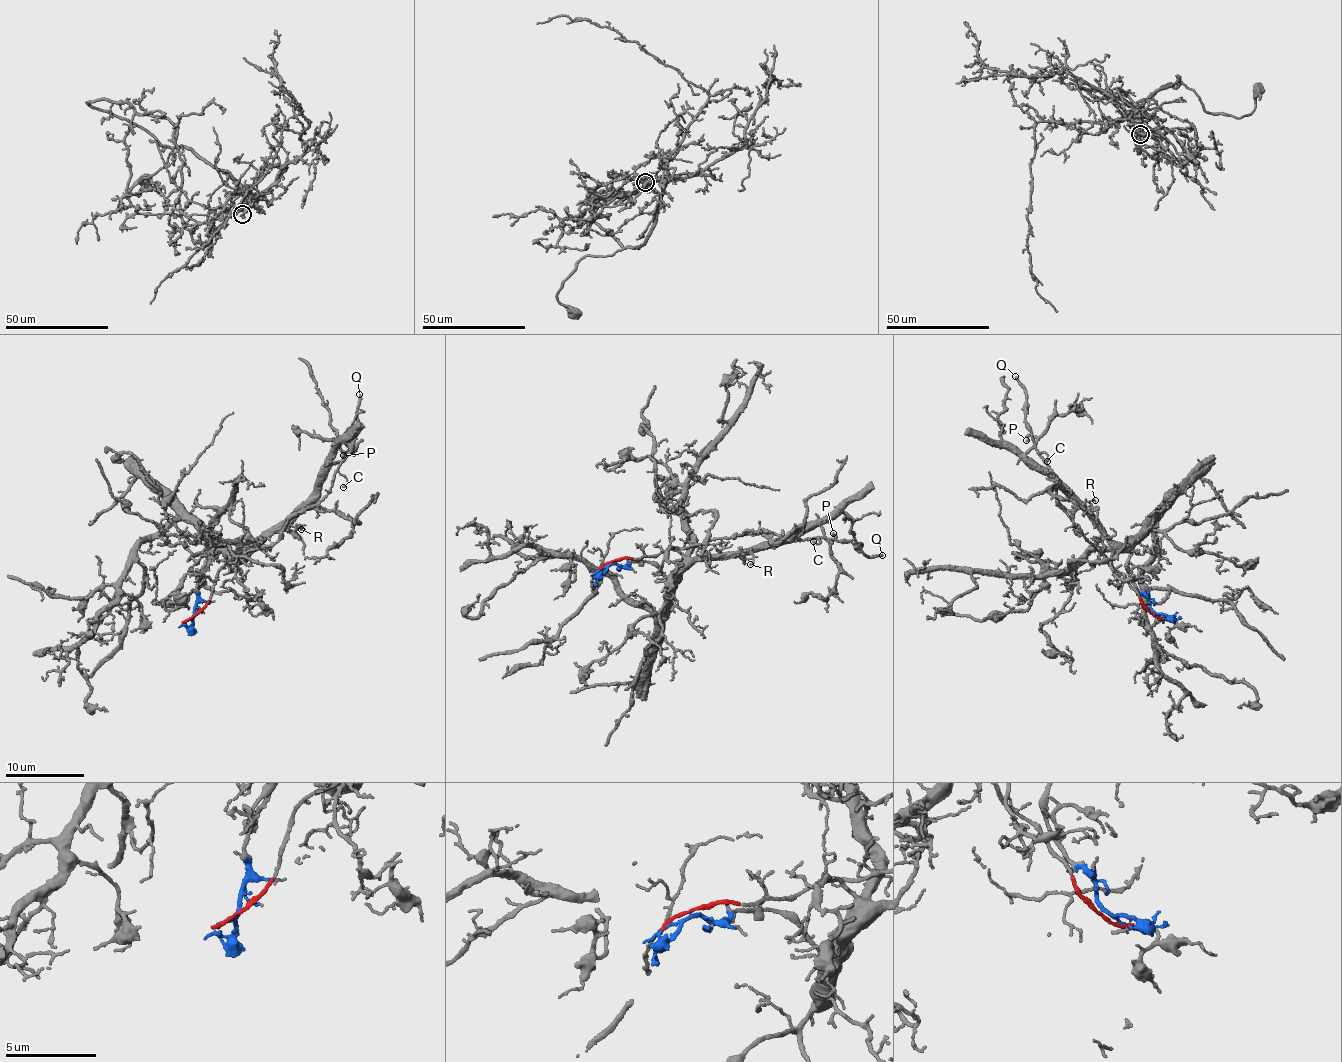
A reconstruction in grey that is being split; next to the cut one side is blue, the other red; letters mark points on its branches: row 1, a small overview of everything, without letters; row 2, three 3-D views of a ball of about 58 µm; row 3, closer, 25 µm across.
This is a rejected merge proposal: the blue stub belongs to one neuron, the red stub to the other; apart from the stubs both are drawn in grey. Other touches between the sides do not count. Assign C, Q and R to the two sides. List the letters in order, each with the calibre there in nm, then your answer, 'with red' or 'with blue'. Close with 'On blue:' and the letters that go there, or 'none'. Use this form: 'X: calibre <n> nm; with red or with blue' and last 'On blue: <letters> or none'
C: calibre 110 nm; with red
Q: calibre 180 nm; with red
R: calibre 110 nm; with blue
On blue: R

